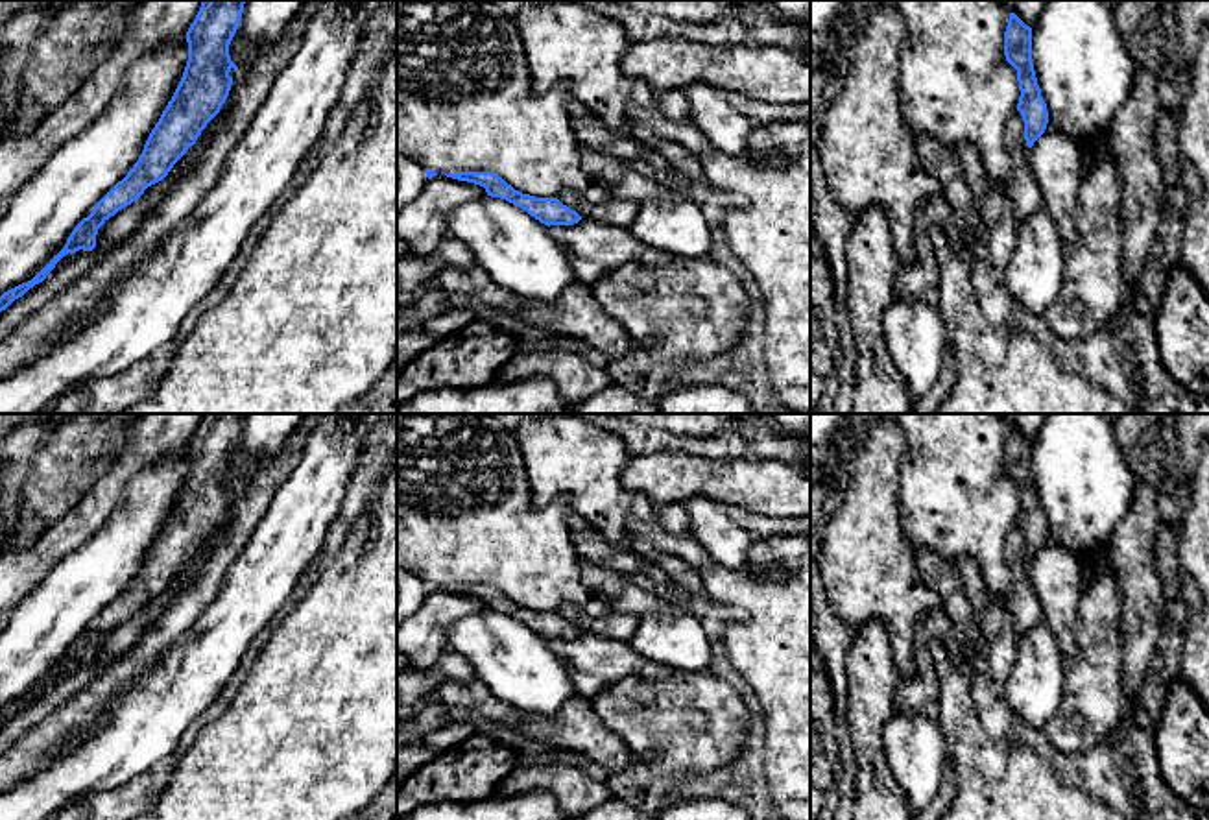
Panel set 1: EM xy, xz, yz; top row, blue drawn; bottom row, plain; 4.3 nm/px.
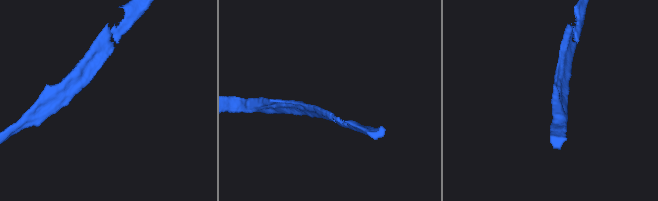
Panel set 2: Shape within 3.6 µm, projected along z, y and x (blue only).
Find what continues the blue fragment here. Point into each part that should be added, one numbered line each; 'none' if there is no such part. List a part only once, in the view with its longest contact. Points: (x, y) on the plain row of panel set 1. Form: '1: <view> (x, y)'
none

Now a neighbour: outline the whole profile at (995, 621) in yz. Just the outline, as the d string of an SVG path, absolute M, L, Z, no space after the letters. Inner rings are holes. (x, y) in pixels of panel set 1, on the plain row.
M962 558L956 569L962 578L964 593L973 608L973 619L989 643L988 659L993 683L1002 691L1015 659L1015 621L1006 602L993 598L975 560Z

